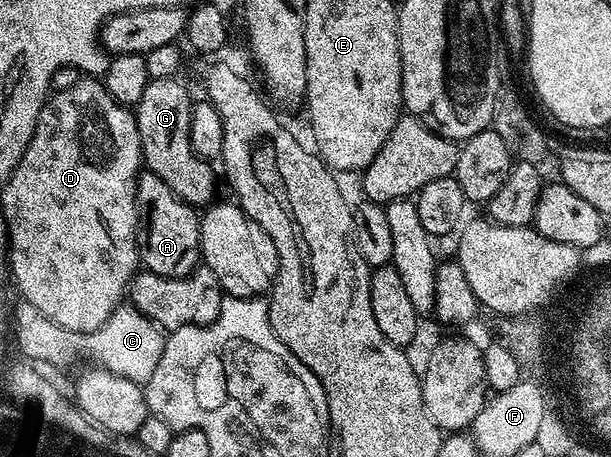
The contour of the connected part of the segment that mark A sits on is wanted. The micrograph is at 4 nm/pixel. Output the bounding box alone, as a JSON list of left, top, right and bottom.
[137,172,201,278]

